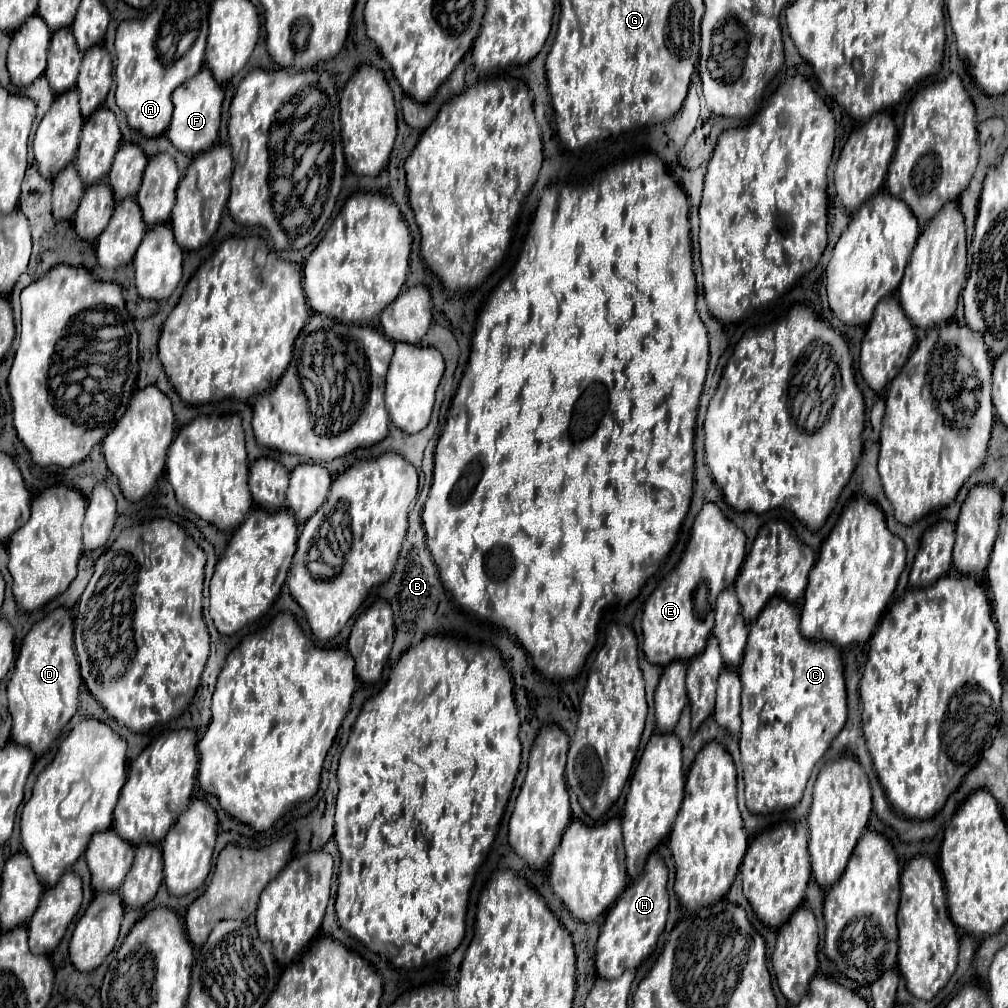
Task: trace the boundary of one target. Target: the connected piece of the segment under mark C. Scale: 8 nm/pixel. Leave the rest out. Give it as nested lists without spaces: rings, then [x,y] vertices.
[[[771,598],[759,618],[751,624],[745,658],[739,666],[743,682],[741,696],[741,762],[745,780],[745,802],[755,814],[779,812],[799,804],[805,784],[817,760],[827,752],[833,738],[847,720],[847,694],[843,680],[843,662],[835,646],[827,642],[809,642],[799,628],[799,608],[783,598]]]

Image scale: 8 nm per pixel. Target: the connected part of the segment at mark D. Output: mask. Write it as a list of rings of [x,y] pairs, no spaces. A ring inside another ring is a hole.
[[[55,608],[49,616],[33,624],[23,638],[13,676],[7,684],[13,742],[29,746],[37,756],[41,756],[75,714],[79,686],[81,674],[73,650],[73,620],[67,608]]]

